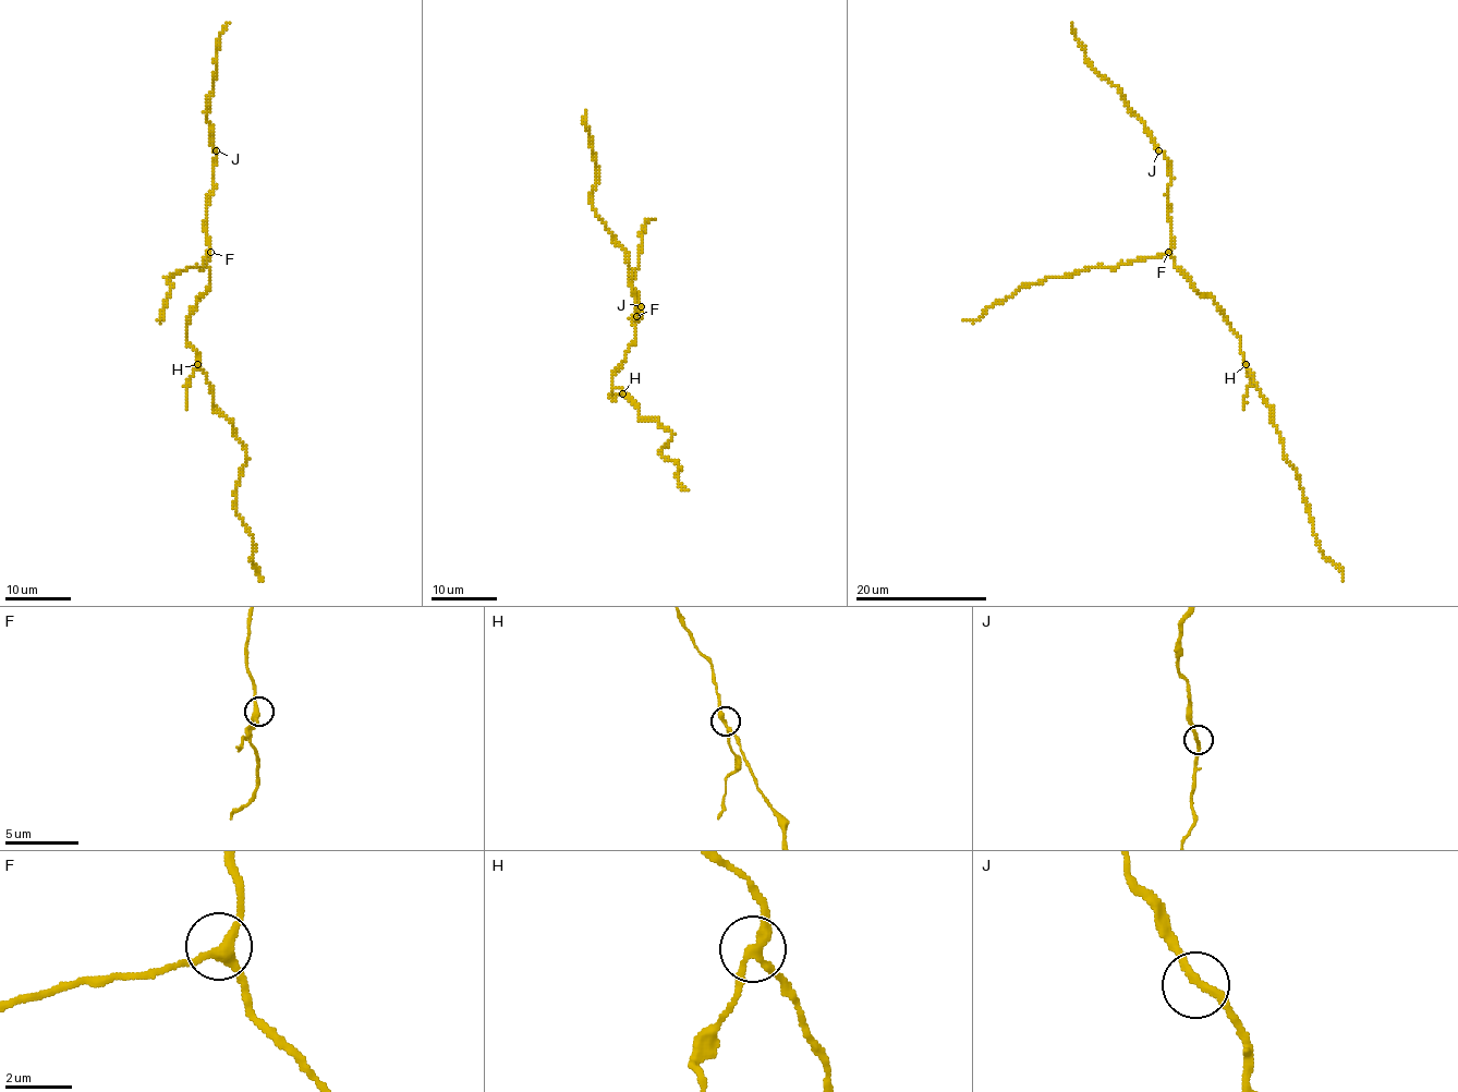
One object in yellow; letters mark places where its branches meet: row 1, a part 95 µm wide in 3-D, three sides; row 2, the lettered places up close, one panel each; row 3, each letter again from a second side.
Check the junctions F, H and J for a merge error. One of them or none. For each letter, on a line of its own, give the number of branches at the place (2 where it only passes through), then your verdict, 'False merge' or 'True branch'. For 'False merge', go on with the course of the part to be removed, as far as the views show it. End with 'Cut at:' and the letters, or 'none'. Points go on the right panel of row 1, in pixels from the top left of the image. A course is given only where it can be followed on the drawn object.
F: Branches: 3. True branch
H: Branches: 3. False merge. Course of the part to remove: (1246, 364), (1249, 384), (1242, 409)
J: Branches: 2. True branch
Cut at: H

